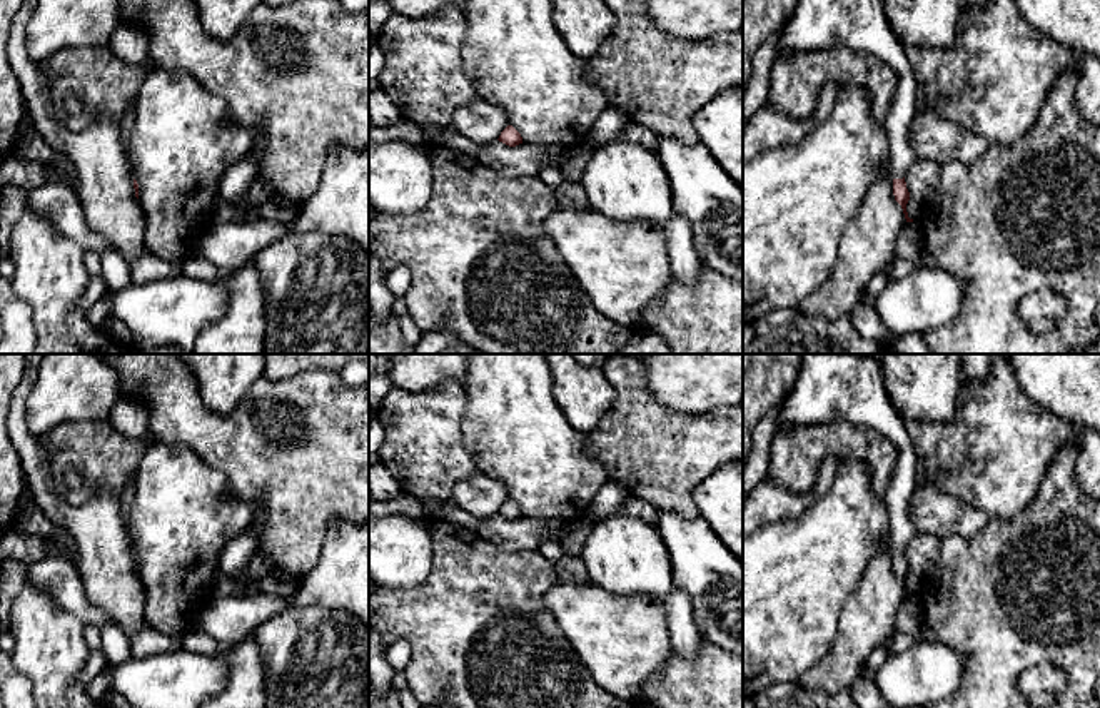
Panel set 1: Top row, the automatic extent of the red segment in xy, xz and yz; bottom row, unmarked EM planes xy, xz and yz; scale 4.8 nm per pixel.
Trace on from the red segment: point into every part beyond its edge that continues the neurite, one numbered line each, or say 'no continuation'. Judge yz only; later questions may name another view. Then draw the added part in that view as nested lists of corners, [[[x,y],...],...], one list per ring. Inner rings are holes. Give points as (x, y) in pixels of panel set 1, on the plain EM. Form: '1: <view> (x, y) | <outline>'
1: yz (852, 388) | [[[803,354],[800,374],[783,399],[776,429],[805,427],[830,421],[850,421],[886,436],[898,449],[898,463],[886,489],[891,553],[903,553],[918,533],[910,519],[910,498],[918,483],[918,464],[905,421],[895,409],[881,369],[881,359],[861,354]]]

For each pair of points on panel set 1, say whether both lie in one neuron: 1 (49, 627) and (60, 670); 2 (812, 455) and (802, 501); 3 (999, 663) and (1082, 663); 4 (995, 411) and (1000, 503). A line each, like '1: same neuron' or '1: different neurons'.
1: same neuron
2: different neurons
3: same neuron
4: same neuron

